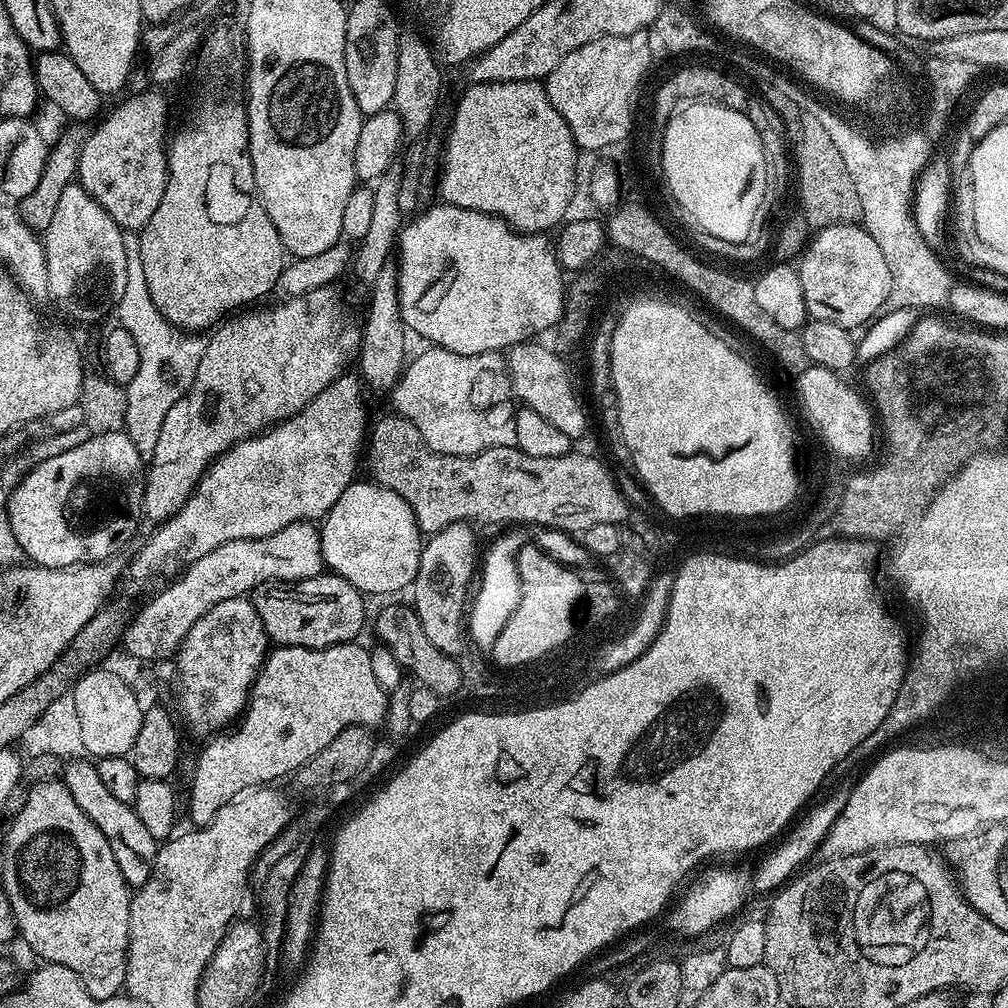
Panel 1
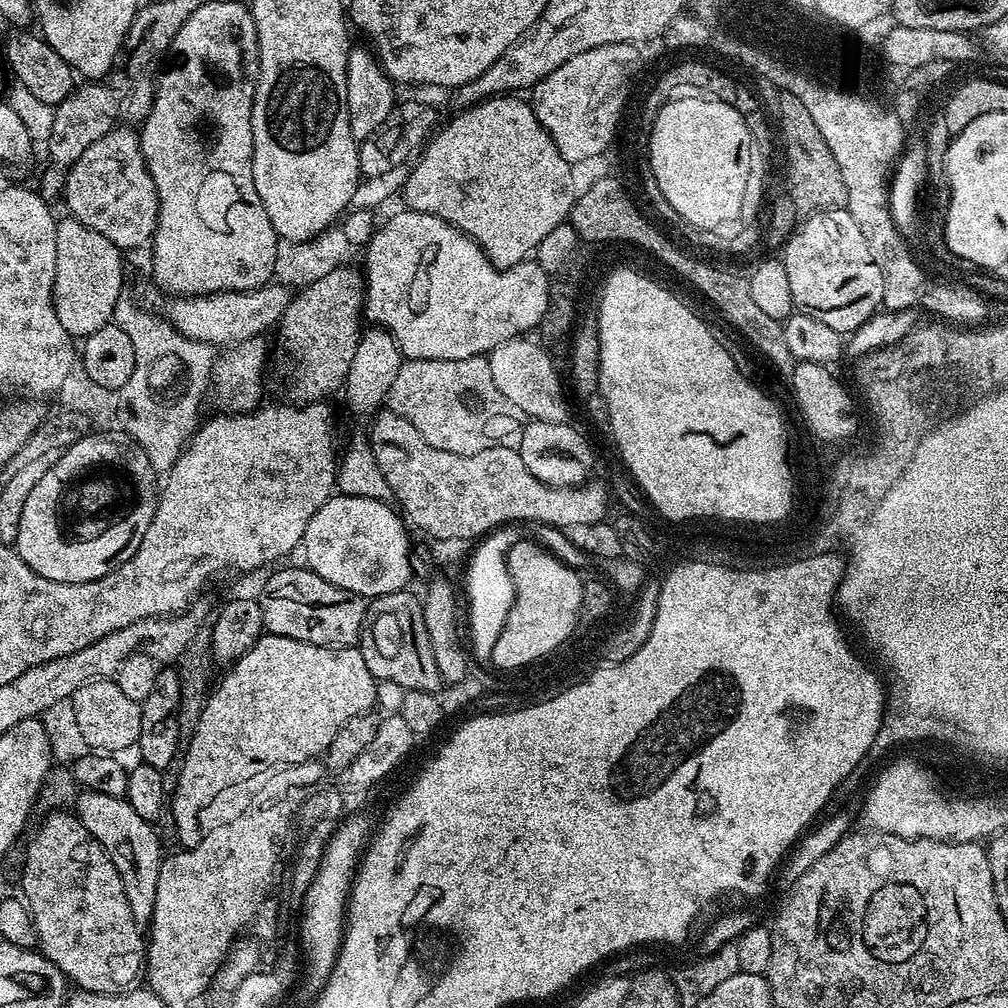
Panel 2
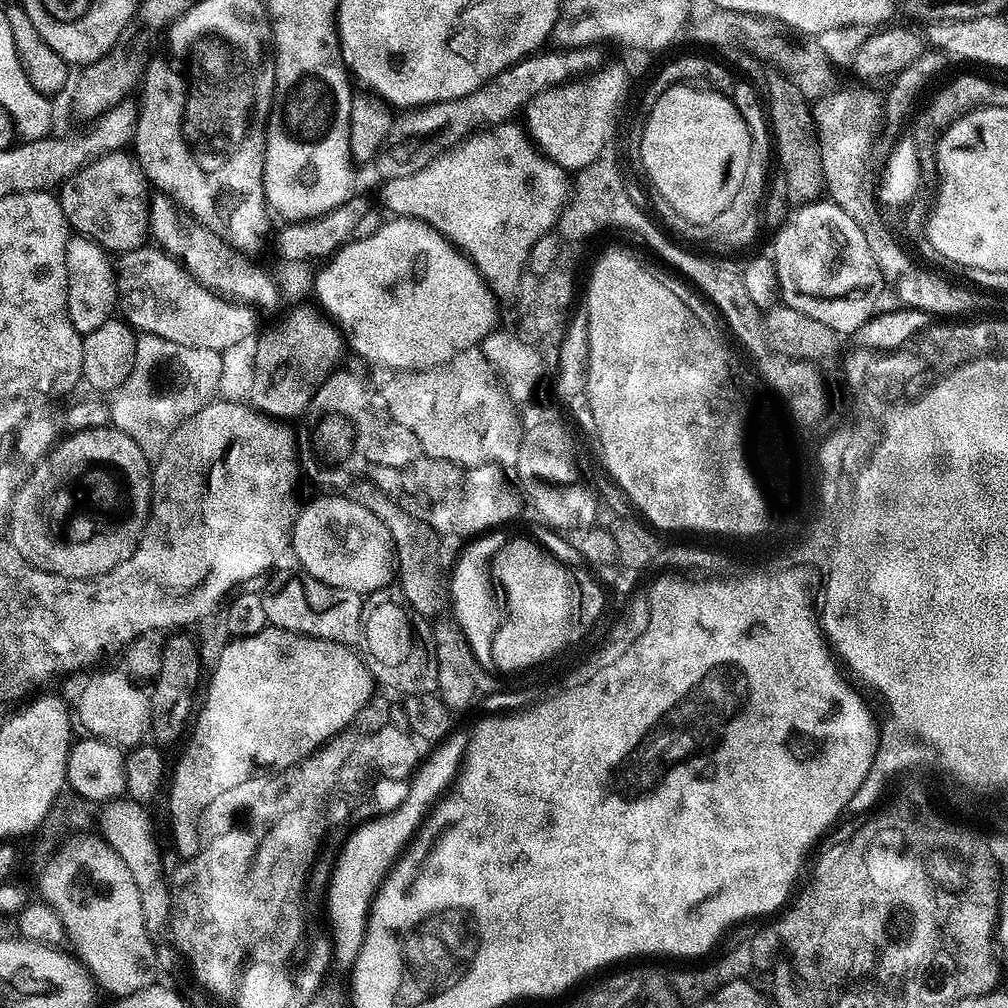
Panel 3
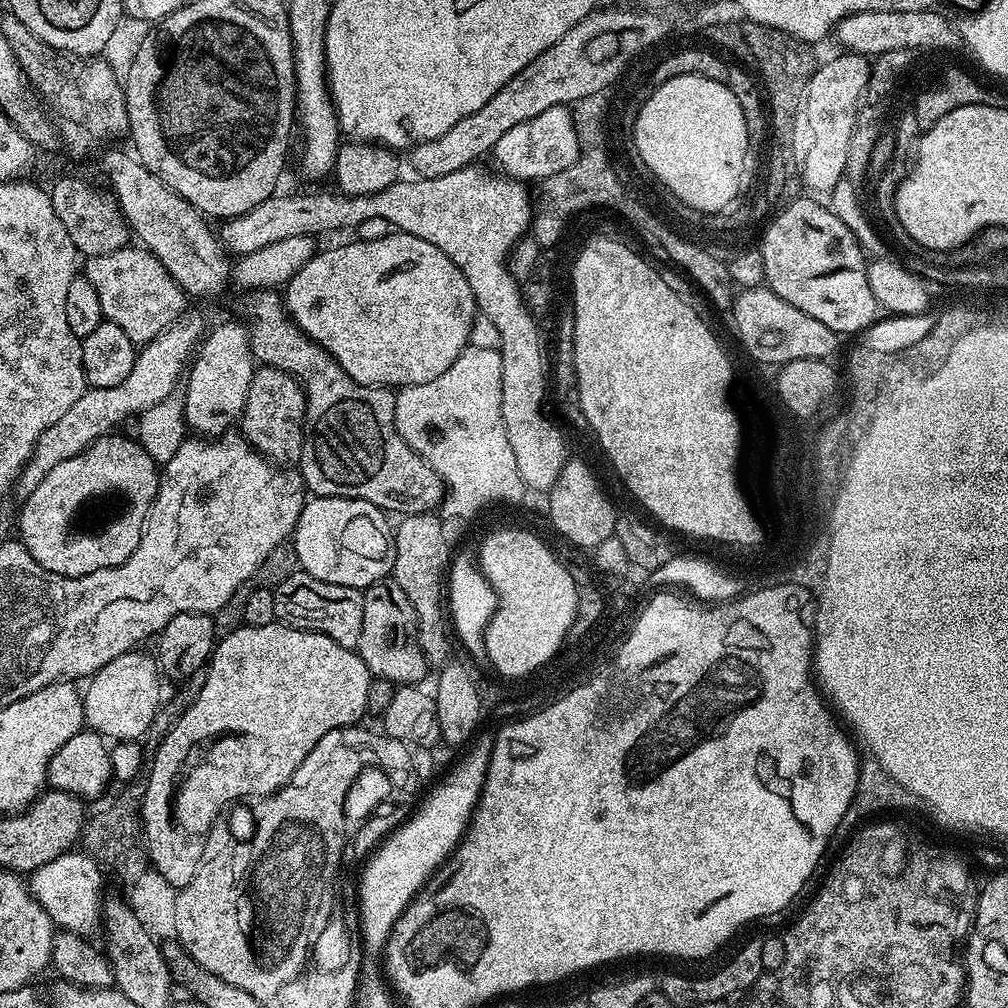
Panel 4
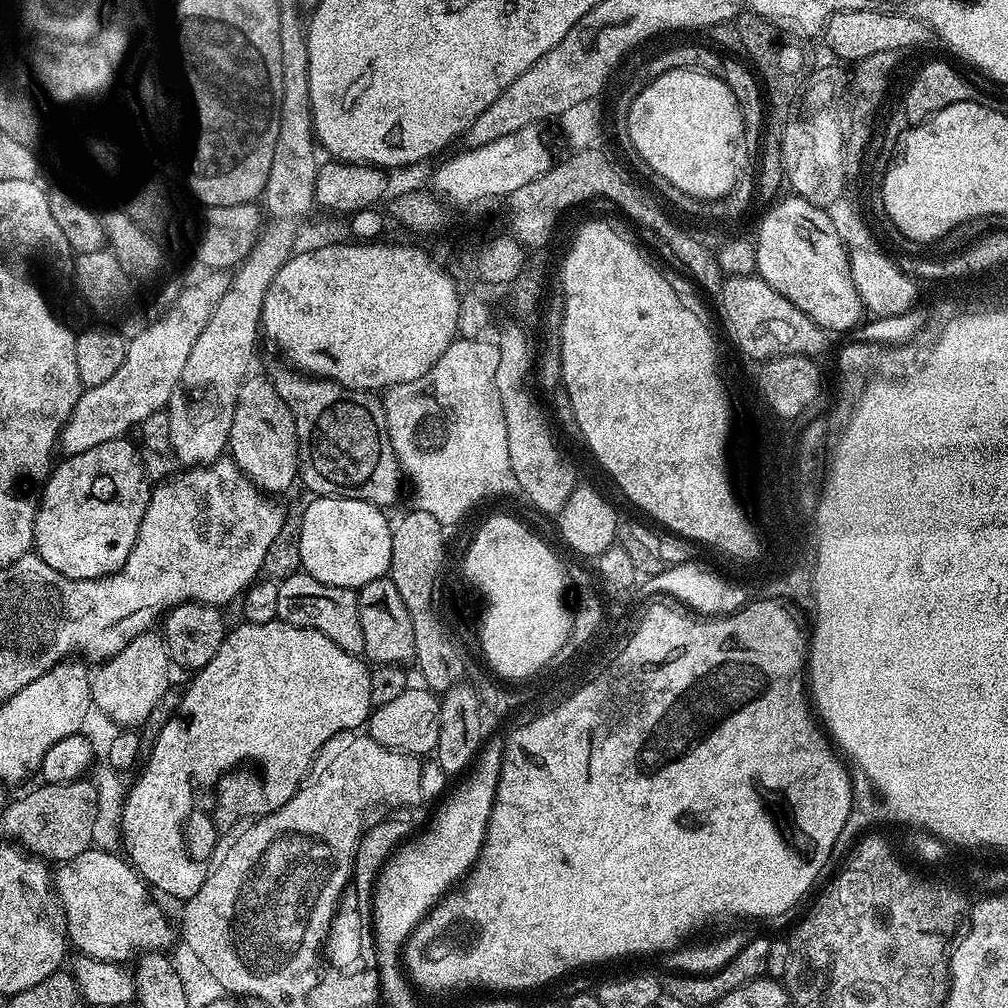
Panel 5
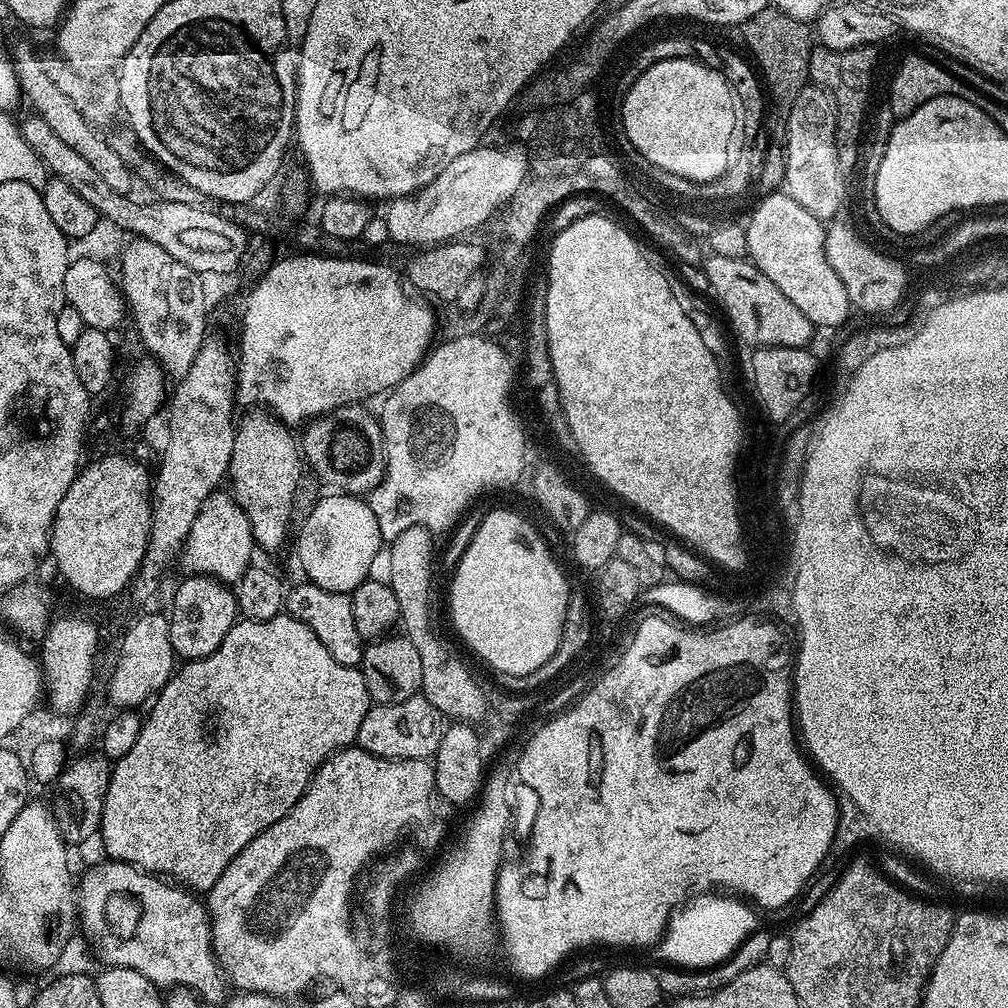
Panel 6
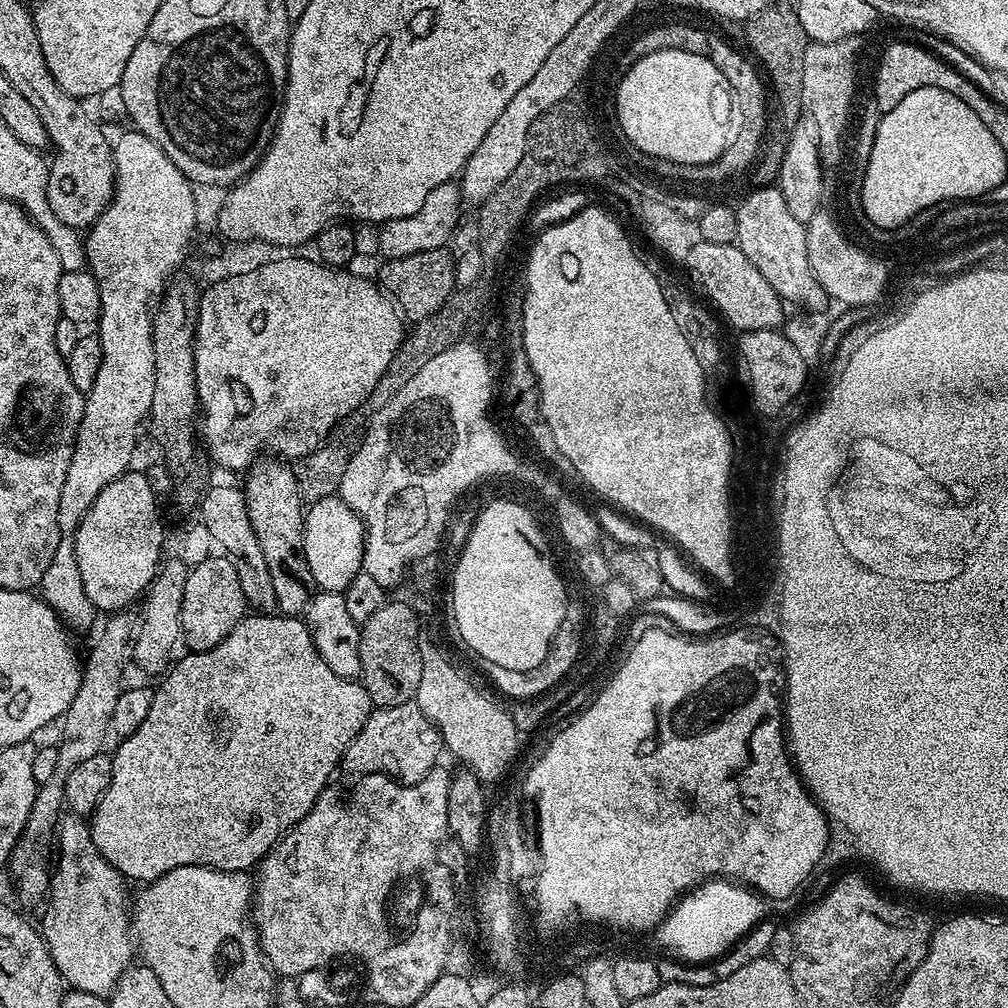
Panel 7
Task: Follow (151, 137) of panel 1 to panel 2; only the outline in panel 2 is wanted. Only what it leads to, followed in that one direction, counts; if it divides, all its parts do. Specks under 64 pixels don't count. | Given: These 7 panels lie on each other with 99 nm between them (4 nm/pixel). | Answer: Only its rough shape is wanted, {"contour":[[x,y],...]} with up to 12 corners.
{"contour":[[117,126],[68,170],[71,219],[121,250],[160,199],[139,135]]}

